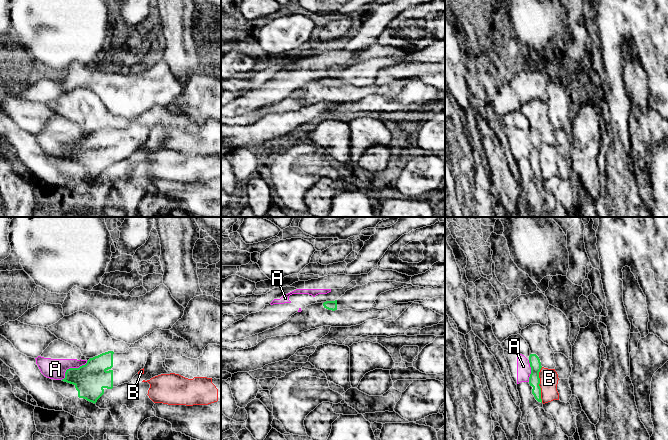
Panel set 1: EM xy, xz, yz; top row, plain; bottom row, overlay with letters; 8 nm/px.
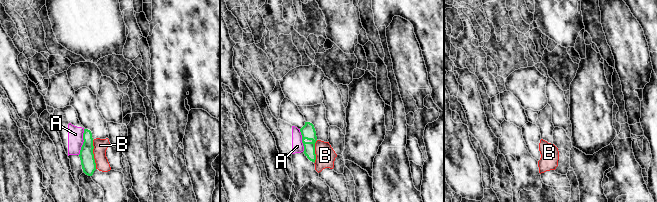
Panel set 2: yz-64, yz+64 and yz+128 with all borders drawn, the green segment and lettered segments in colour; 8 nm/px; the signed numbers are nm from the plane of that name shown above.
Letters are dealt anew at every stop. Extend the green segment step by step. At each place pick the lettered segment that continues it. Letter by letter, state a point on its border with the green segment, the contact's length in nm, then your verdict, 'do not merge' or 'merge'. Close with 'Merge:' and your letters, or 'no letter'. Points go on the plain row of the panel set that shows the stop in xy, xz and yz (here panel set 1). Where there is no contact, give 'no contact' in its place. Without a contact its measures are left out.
A: xy (71, 144) | 260 nm | do not merge
B: yz (538, 161) | 280 nm | do not merge
Merge: no letter

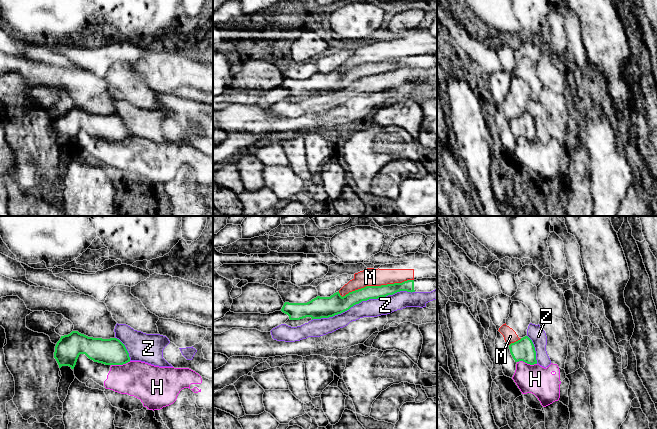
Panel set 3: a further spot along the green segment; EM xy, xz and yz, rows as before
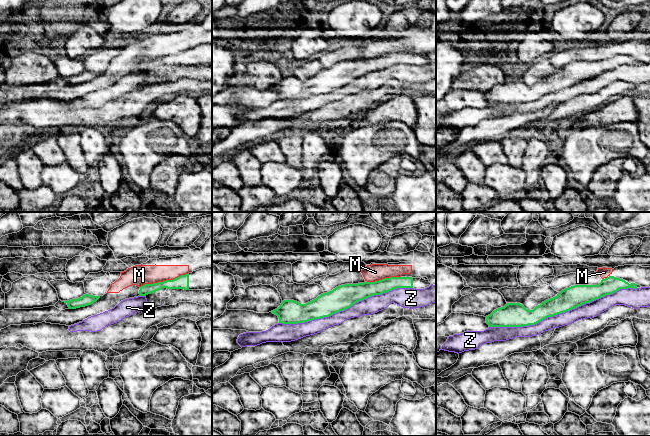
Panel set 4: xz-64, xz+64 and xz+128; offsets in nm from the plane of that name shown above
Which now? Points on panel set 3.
H: yz (527, 139) | 160 nm | do not merge
M: xz (375, 62) | 600 nm | do not merge
Z: xz (363, 76) | 850 nm | do not merge
Merge: no letter

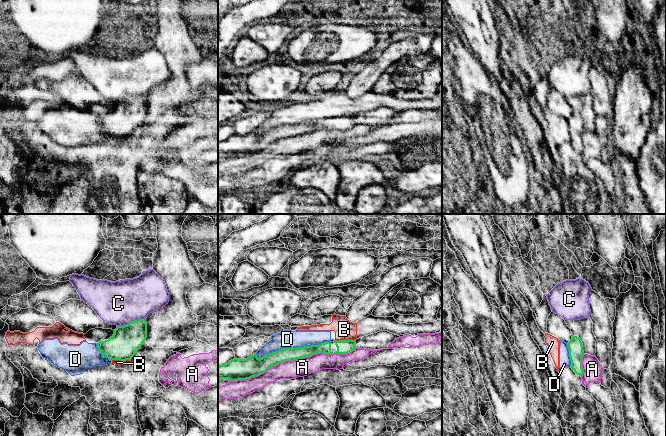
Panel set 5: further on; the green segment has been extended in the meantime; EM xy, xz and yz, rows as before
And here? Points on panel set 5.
A: xz (280, 138) | 850 nm | do not merge
B: xz (345, 116) | 170 nm | do not merge
C: xy (131, 97) | 240 nm | do not merge
D: xz (292, 124) | 600 nm | do not merge
Merge: no letter

